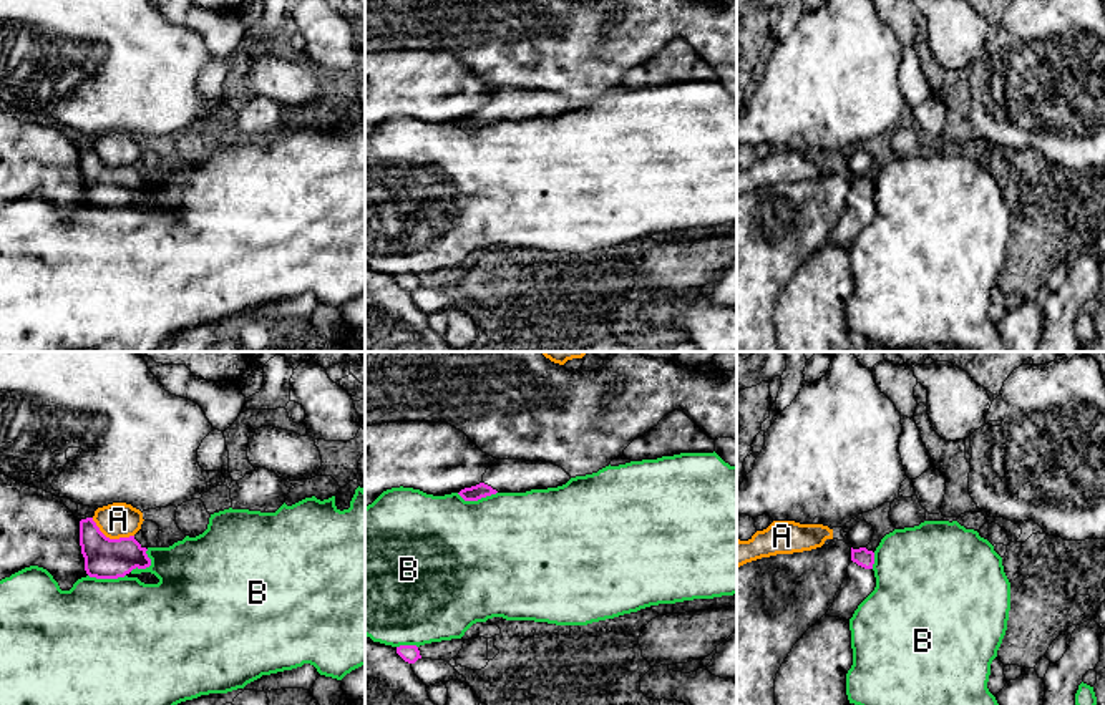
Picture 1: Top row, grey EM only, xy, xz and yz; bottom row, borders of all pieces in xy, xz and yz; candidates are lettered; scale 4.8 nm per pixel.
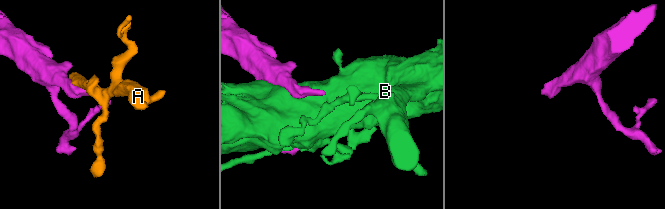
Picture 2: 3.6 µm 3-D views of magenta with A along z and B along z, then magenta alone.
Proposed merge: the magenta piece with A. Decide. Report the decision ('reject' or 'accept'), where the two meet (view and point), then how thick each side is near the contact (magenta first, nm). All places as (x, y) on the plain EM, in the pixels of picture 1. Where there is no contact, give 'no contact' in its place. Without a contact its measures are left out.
reject | xy (111, 168) | 200/170 nm

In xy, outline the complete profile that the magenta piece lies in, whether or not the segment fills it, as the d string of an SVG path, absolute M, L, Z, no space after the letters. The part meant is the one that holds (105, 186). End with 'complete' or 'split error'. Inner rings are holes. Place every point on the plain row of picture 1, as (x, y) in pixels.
M93 146L80 149L80 174L85 186L85 199L96 207L138 206L144 212L158 212L159 207L146 201L151 187L134 164L110 168Z; split error

